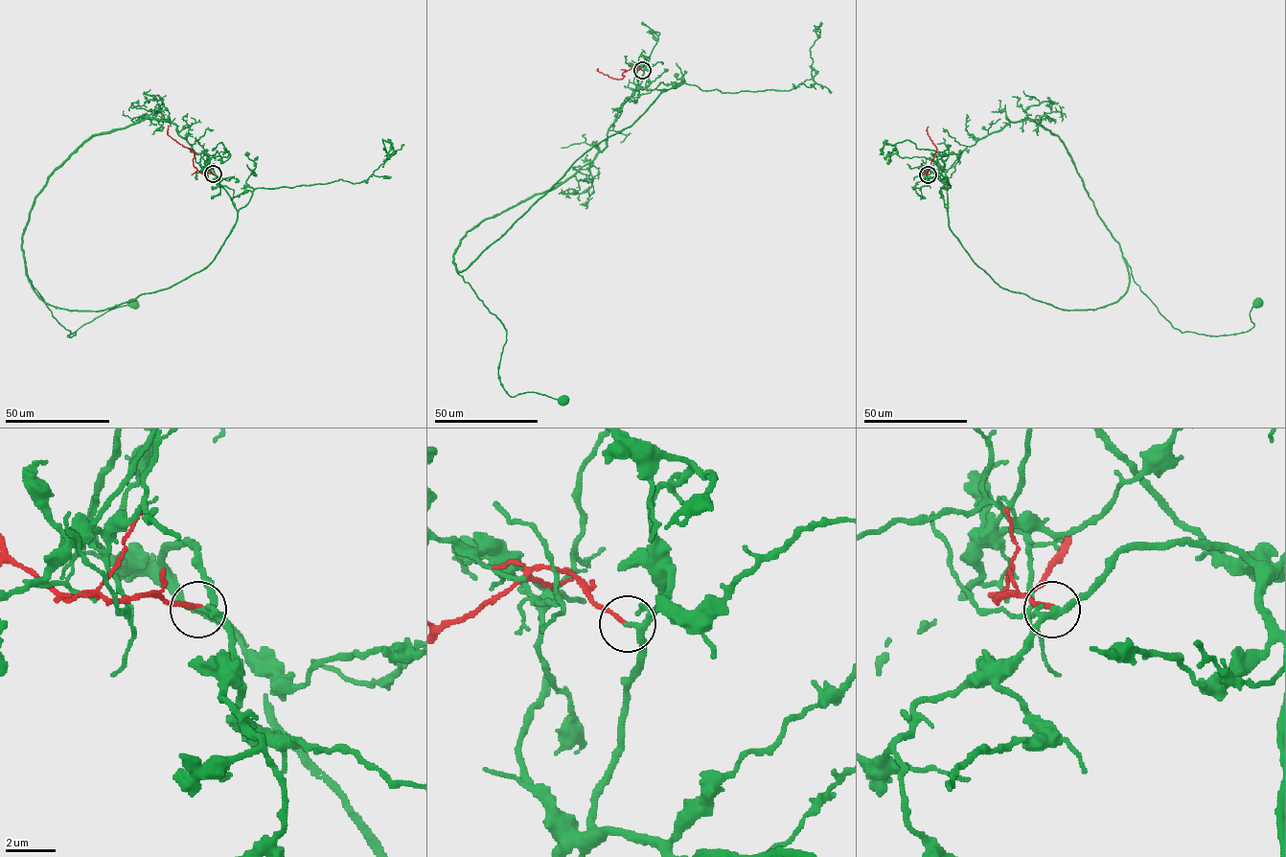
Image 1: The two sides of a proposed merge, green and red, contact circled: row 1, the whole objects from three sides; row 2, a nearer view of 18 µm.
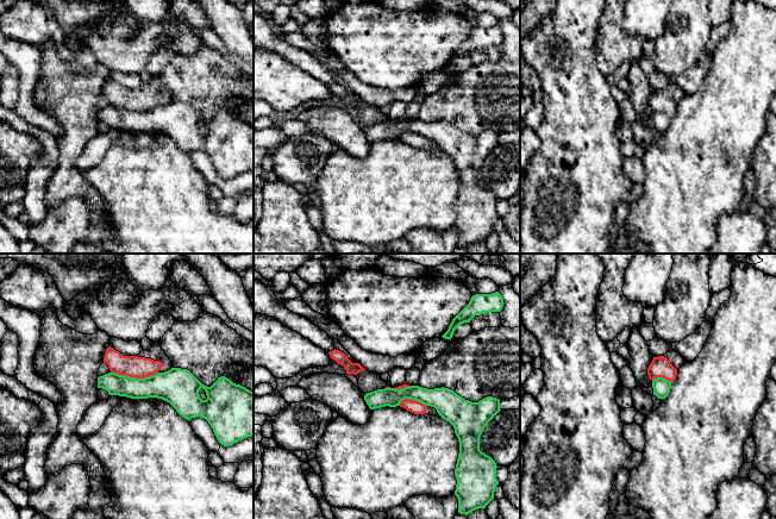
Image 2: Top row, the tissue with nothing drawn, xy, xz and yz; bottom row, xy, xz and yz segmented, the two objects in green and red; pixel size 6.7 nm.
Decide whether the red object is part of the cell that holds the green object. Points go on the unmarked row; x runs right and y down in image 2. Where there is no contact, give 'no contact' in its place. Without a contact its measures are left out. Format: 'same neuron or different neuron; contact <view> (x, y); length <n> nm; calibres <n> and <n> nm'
different neuron; contact xy (135, 111); length 320 nm; calibres 220 and 140 nm

